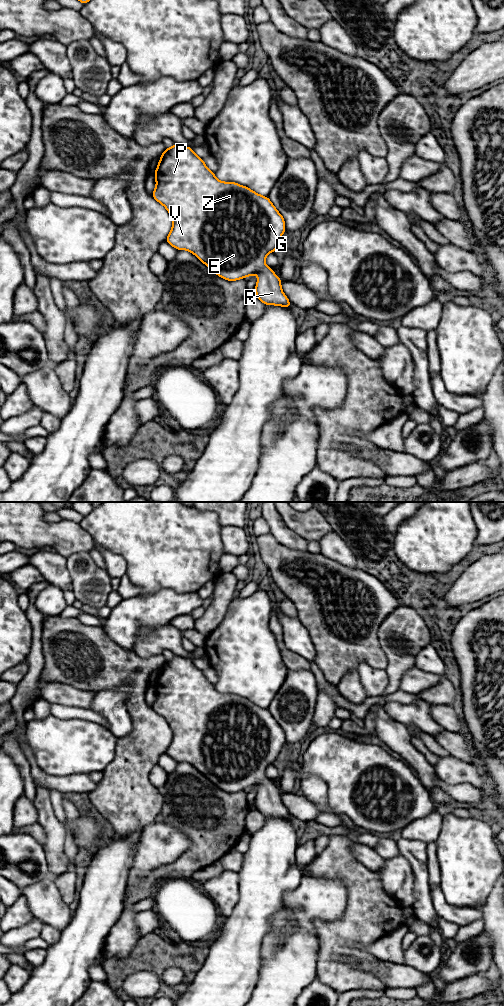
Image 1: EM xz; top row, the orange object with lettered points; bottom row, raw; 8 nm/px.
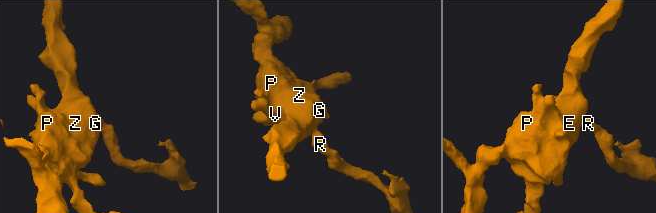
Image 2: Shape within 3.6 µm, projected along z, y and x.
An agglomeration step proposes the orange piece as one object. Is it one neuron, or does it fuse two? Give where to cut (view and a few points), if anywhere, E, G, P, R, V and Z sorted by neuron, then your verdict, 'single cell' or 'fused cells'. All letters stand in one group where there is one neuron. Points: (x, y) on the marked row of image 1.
no cut | E G P R V Z | single cell

